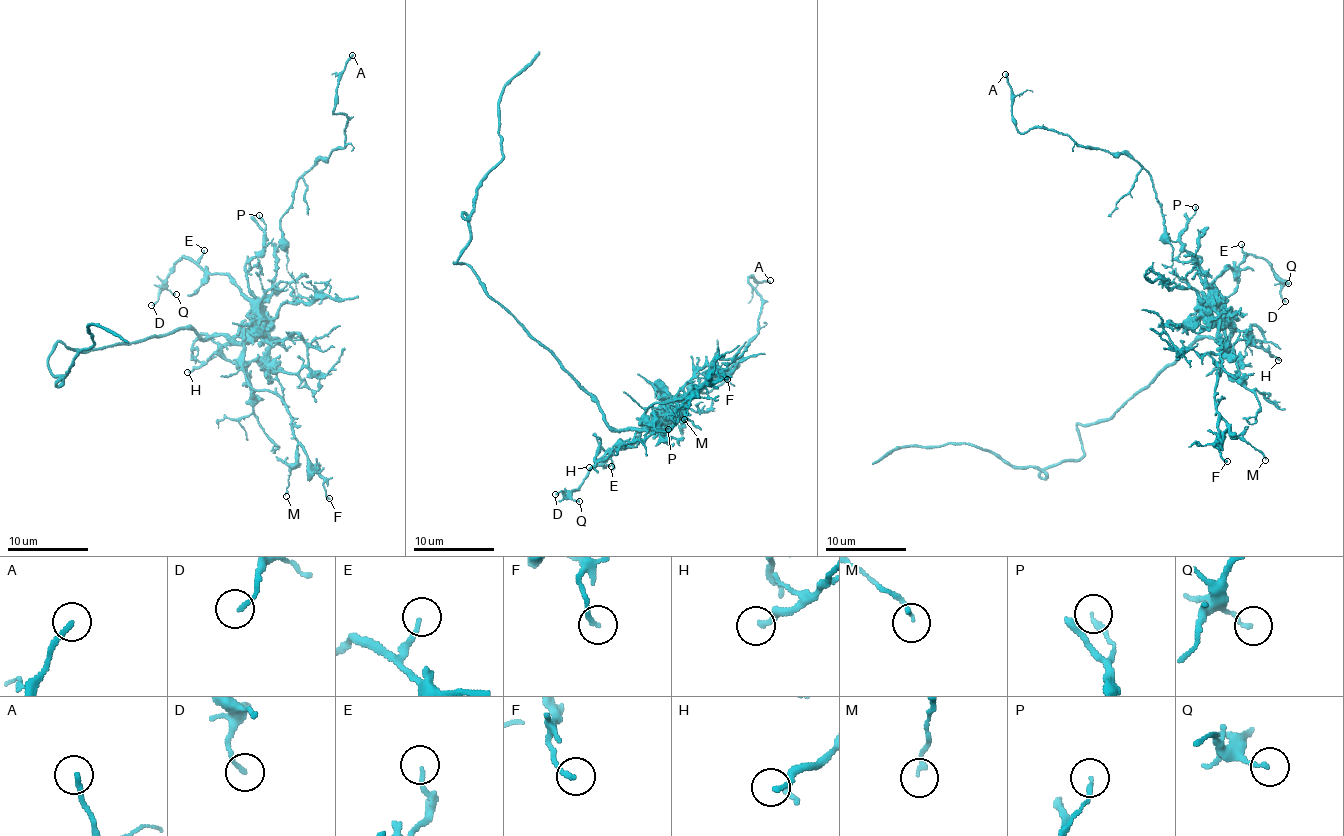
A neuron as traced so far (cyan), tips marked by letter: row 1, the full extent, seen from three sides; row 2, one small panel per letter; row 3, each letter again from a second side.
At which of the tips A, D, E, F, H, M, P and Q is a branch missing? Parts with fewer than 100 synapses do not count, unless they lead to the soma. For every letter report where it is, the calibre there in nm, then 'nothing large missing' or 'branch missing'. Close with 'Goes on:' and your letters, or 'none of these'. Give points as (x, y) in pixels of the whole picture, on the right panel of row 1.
A: place (1005, 74); calibre 190 nm; nothing large missing
D: place (1285, 301); calibre 160 nm; nothing large missing
E: place (1241, 244); calibre 150 nm; nothing large missing
F: place (1227, 461); calibre 170 nm; nothing large missing
H: place (1278, 360); calibre 190 nm; nothing large missing
M: place (1265, 460); calibre 150 nm; nothing large missing
P: place (1195, 207); calibre 180 nm; nothing large missing
Q: place (1288, 283); calibre 160 nm; nothing large missing
Goes on: none of these

